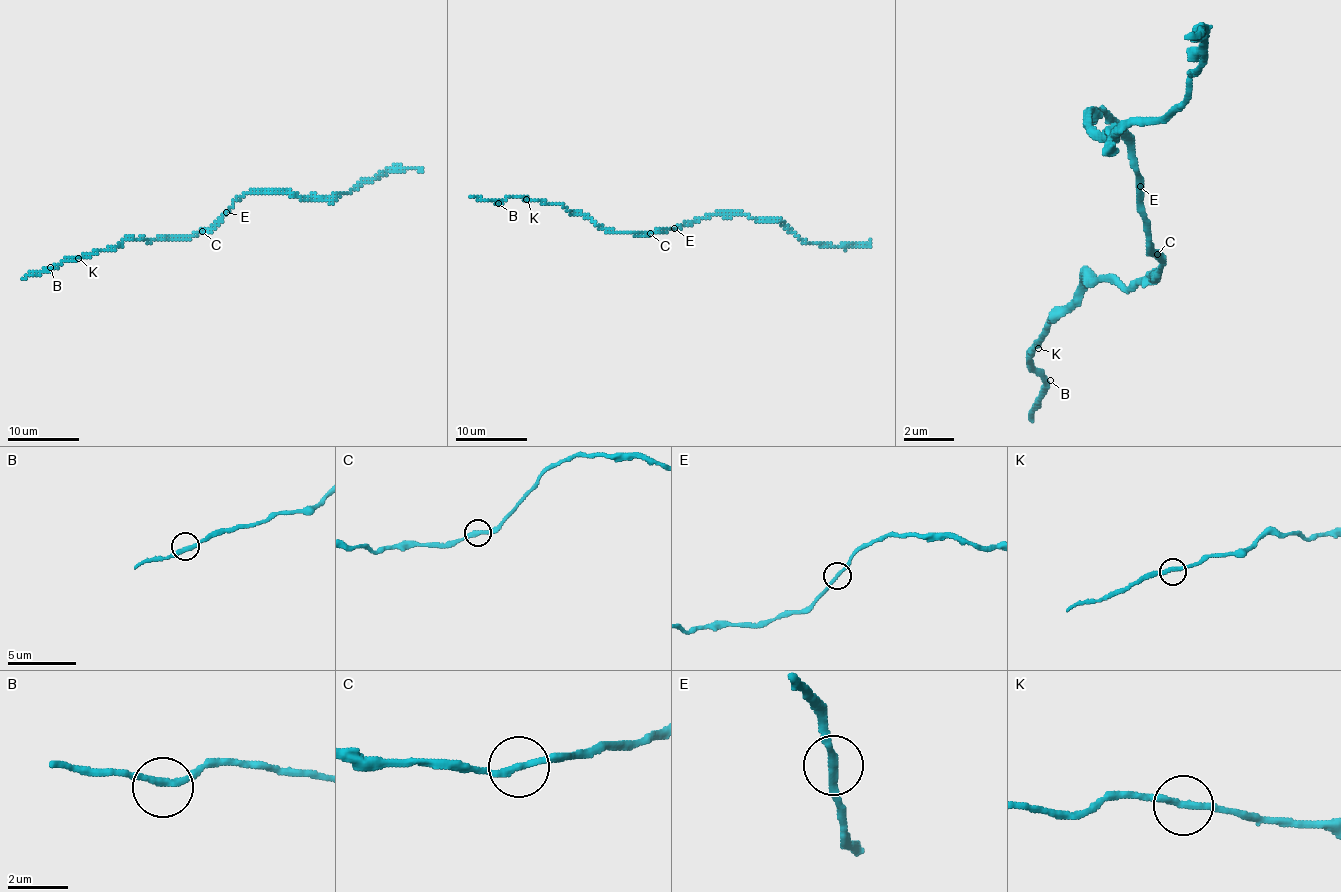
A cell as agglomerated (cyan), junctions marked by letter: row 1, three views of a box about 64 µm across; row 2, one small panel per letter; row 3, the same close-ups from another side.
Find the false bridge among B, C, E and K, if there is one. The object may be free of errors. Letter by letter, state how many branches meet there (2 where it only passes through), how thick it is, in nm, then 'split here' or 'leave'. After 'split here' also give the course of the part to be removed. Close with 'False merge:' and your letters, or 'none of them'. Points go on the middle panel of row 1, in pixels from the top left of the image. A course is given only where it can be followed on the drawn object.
B: 2 branches meet; 240 nm thick; leave
C: 2 branches meet; 240 nm thick; leave
E: 2 branches meet; 240 nm thick; split here; foreign part runs (675, 228), (716, 214), (741, 214), (782, 221), (794, 233), (817, 244), (866, 246), (871, 240)
K: 2 branches meet; 240 nm thick; leave
False merge: E

